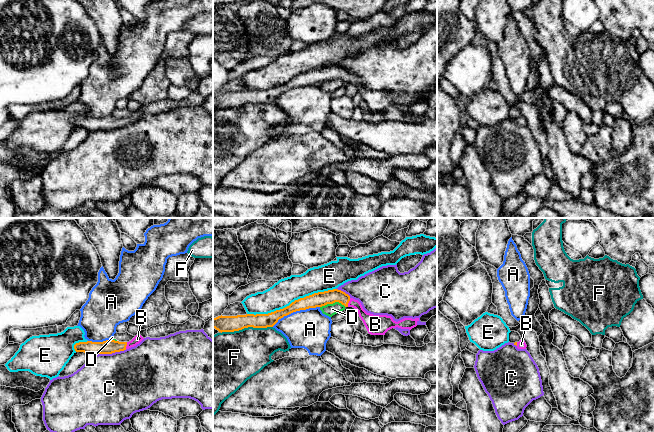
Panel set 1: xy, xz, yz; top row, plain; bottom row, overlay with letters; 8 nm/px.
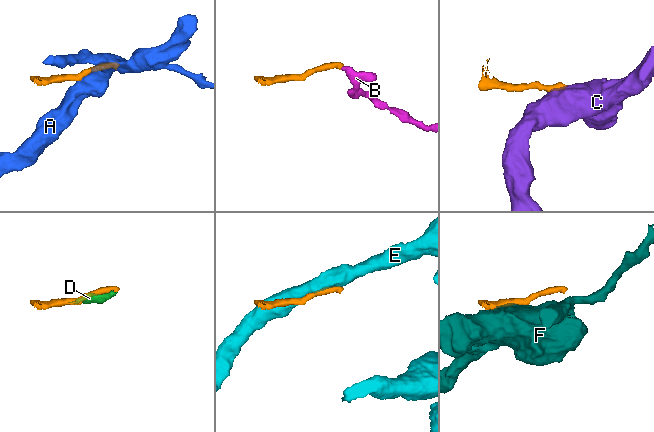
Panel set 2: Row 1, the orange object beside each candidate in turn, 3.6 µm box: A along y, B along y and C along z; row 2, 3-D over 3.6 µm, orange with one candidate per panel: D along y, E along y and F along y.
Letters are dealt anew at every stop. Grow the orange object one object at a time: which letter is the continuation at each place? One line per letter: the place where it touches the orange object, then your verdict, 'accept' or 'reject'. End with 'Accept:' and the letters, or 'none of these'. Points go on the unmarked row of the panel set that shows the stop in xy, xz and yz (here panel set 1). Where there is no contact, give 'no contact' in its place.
A: xz (295, 87) | reject
B: xz (348, 78) | accept
C: xy (108, 129) | reject
D: xz (332, 79) | reject
E: xz (292, 78) | reject
F: xz (246, 103) | reject
Accept: B

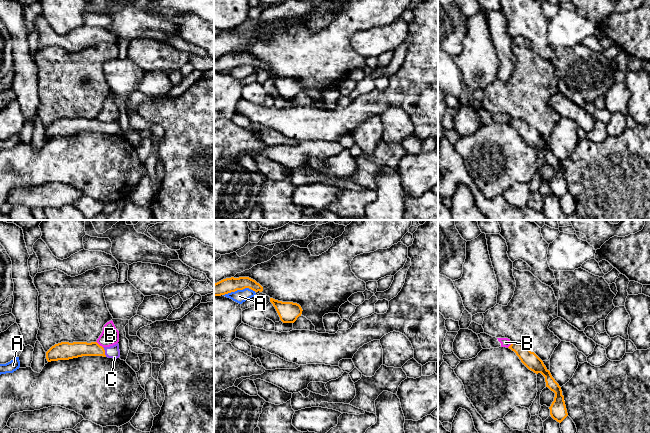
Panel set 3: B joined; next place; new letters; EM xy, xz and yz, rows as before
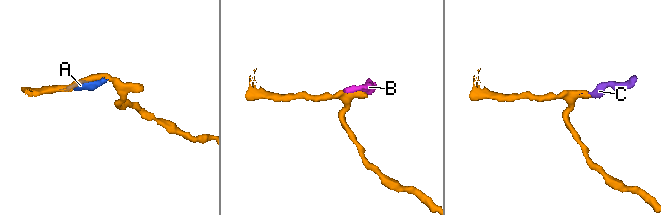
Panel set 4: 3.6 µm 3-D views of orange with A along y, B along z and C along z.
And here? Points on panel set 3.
A: xz (239, 65) | reject
B: xy (98, 120) | reject
C: xy (104, 128) | accept
Accept: C

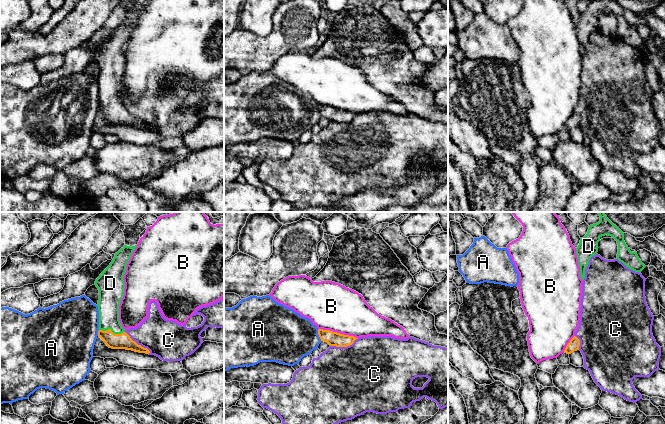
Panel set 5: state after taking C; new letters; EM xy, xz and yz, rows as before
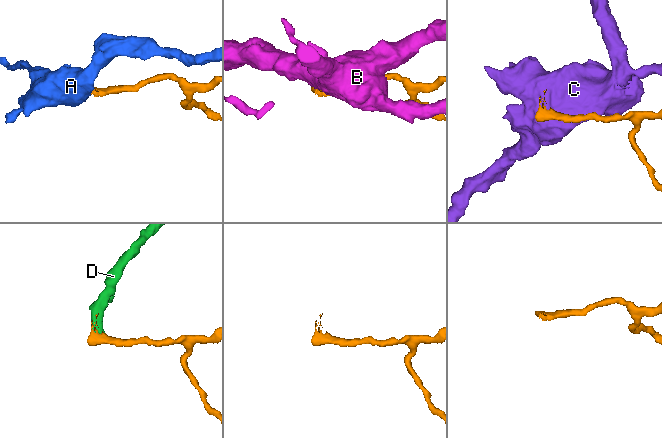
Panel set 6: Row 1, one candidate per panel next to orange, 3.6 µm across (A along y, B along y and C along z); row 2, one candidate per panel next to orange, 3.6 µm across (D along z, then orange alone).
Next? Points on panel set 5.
A: xz (318, 110) | reject
B: xz (338, 109) | reject
C: xz (344, 122) | reject
D: xy (111, 107) | accept
Accept: D

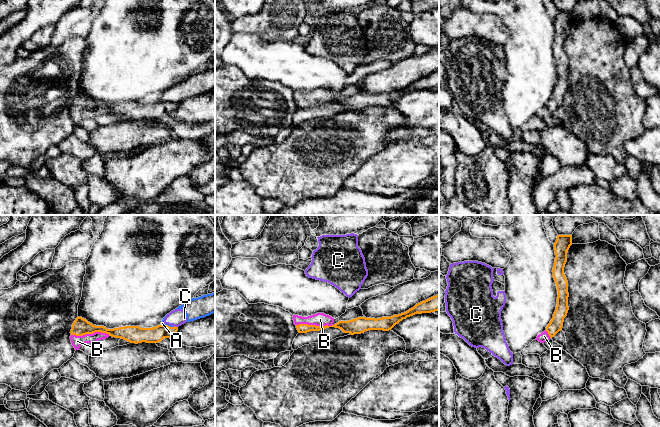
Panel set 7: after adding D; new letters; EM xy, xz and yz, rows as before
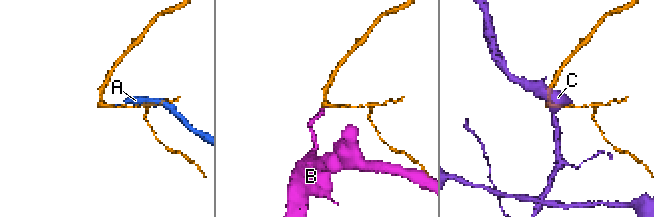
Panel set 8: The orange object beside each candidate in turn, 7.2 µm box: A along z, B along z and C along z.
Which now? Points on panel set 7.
A: xy (167, 101) | reject
B: xy (90, 109) | accept
C: xy (176, 103) | reject
Accept: B

